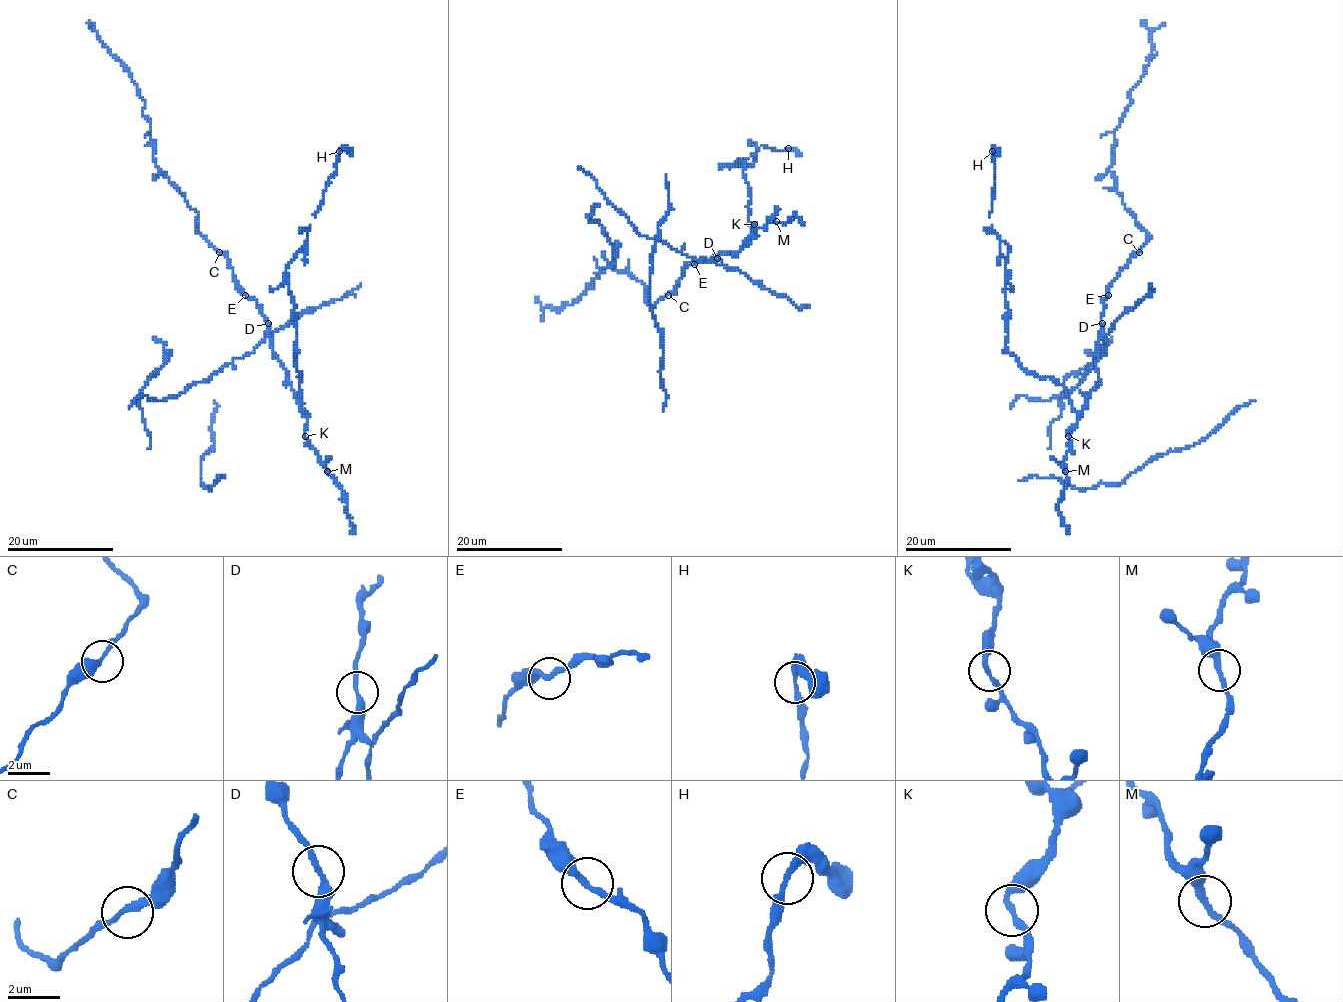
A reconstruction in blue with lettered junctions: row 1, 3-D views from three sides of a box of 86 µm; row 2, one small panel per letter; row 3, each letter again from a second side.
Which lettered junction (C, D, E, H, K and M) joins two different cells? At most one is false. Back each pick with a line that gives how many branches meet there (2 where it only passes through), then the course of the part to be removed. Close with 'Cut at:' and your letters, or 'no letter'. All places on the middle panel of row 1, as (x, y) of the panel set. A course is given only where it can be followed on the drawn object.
Cut at: no letter

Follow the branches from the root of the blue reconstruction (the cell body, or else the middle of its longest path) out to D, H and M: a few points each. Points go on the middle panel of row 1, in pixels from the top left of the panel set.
D: (690, 256), (714, 262), (717, 258)
H: (690, 256), (716, 262), (741, 251), (755, 234), (746, 163), (736, 162), (750, 166), (763, 145), (789, 149)
M: (690, 256), (716, 262), (722, 252), (737, 255), (757, 234), (754, 223), (762, 227), (770, 219), (775, 222)

